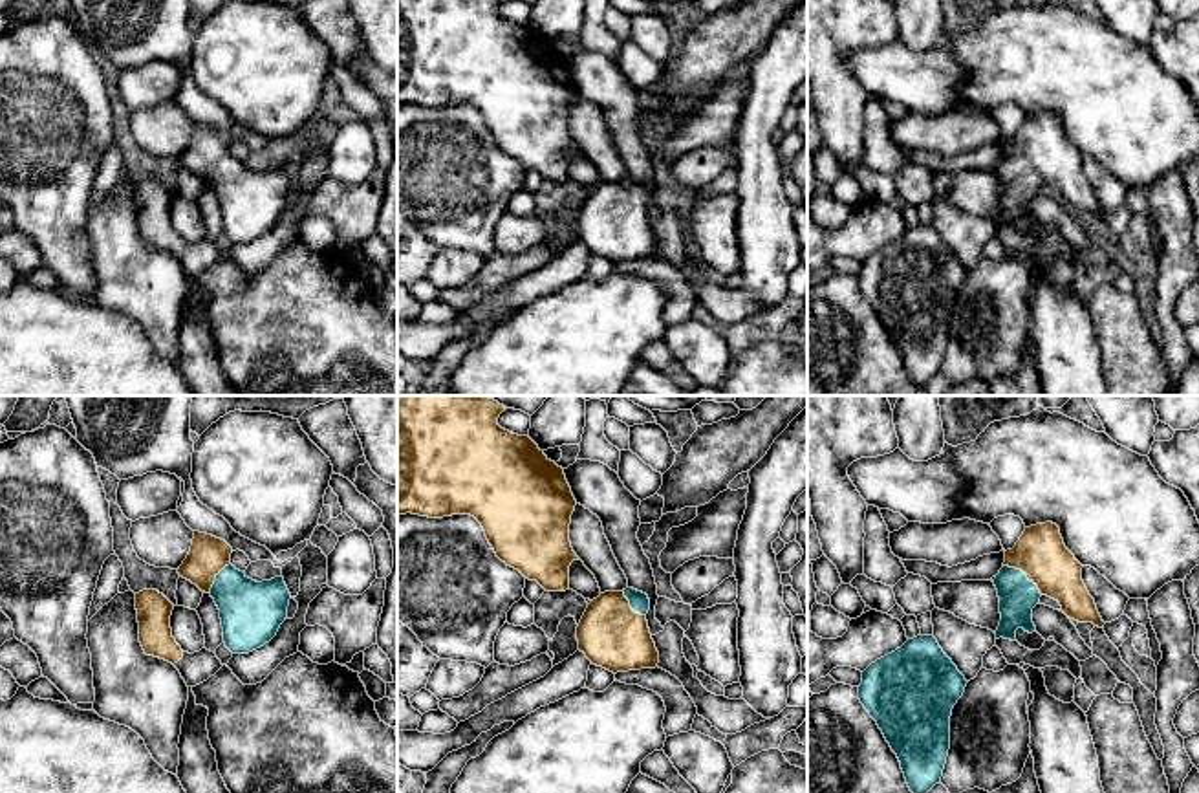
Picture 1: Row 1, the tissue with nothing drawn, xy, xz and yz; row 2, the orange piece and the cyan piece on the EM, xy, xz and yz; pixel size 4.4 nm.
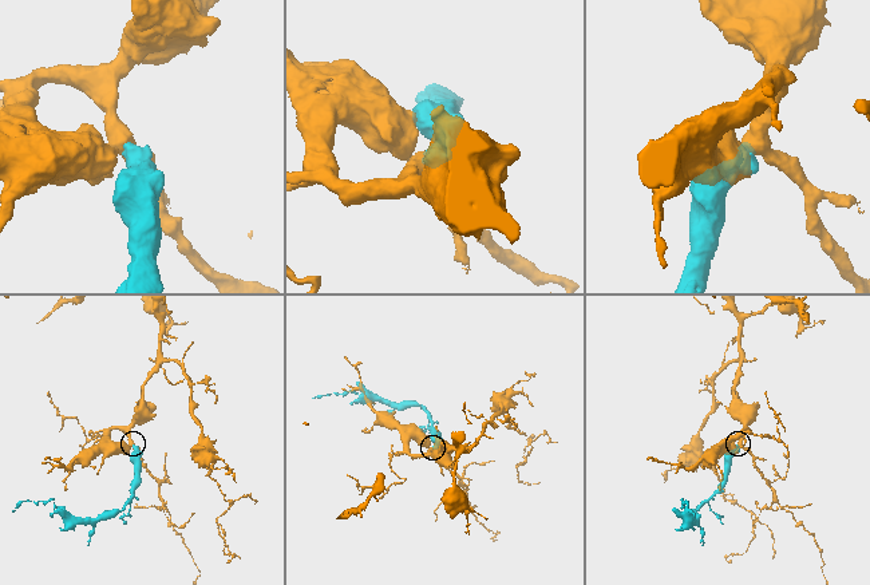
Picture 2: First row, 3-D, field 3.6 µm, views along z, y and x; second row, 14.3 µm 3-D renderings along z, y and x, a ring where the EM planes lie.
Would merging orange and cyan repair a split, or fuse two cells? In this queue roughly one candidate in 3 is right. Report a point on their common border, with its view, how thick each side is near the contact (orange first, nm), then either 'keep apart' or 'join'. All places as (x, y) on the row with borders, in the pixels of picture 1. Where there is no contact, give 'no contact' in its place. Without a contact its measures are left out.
contact yz (1024, 572); calibres 220 and 170 nm; join

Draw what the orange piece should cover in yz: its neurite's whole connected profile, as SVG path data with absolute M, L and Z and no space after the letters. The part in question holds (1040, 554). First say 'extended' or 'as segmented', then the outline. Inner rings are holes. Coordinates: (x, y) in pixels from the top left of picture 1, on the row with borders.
extended; M1053 522L1025 527L994 579L1001 621L996 639L1016 641L1016 630L1036 632L1032 608L1047 595L1078 623L1104 628L1095 599L1082 581L1082 564L1065 548L1060 527Z

